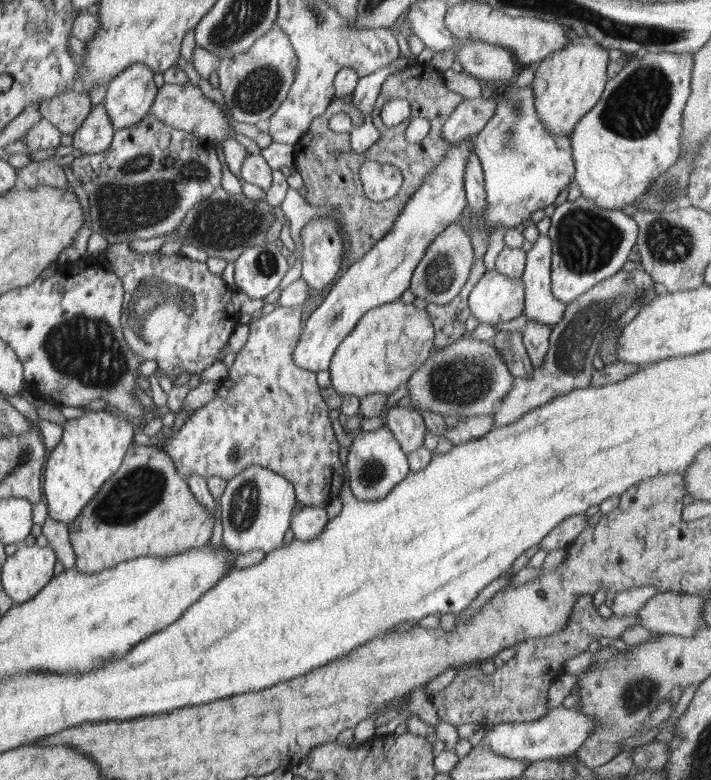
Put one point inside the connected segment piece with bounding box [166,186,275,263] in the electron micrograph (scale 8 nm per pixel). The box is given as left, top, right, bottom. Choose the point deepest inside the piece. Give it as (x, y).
(223, 225)

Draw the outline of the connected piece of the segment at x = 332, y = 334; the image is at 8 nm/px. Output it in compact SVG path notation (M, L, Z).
M472 140L451 143L447 156L425 178L419 189L403 207L390 232L338 278L326 299L308 318L302 328L300 342L292 353L296 366L310 372L328 370L338 345L352 333L366 312L392 303L410 288L416 266L422 261L430 243L450 224L457 222L467 206L464 188L467 158Z

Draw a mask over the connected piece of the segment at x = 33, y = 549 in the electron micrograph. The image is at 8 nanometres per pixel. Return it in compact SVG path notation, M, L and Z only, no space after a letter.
M19 545L3 567L3 588L14 605L40 594L54 576L56 556L52 547Z

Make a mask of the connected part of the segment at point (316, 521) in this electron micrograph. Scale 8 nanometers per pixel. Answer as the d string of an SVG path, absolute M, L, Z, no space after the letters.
M303 505L300 511L291 518L291 528L297 540L312 541L322 534L328 524L325 506Z

